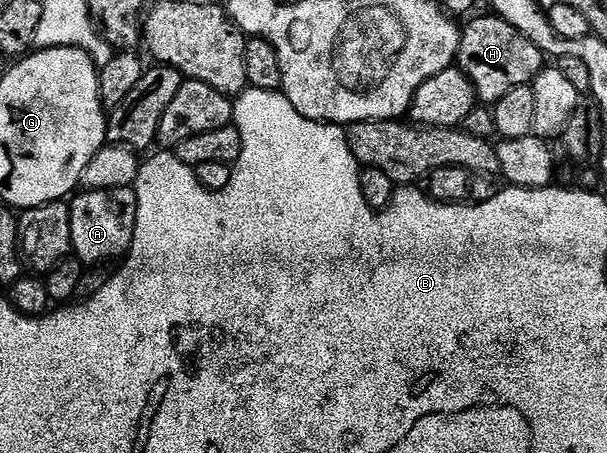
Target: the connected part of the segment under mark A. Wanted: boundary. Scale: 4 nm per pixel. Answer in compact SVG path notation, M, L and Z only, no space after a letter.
M131 187L89 188L73 195L70 200L70 234L75 259L85 266L104 266L109 263L107 260L119 261L127 256L134 238L137 214L136 193Z

